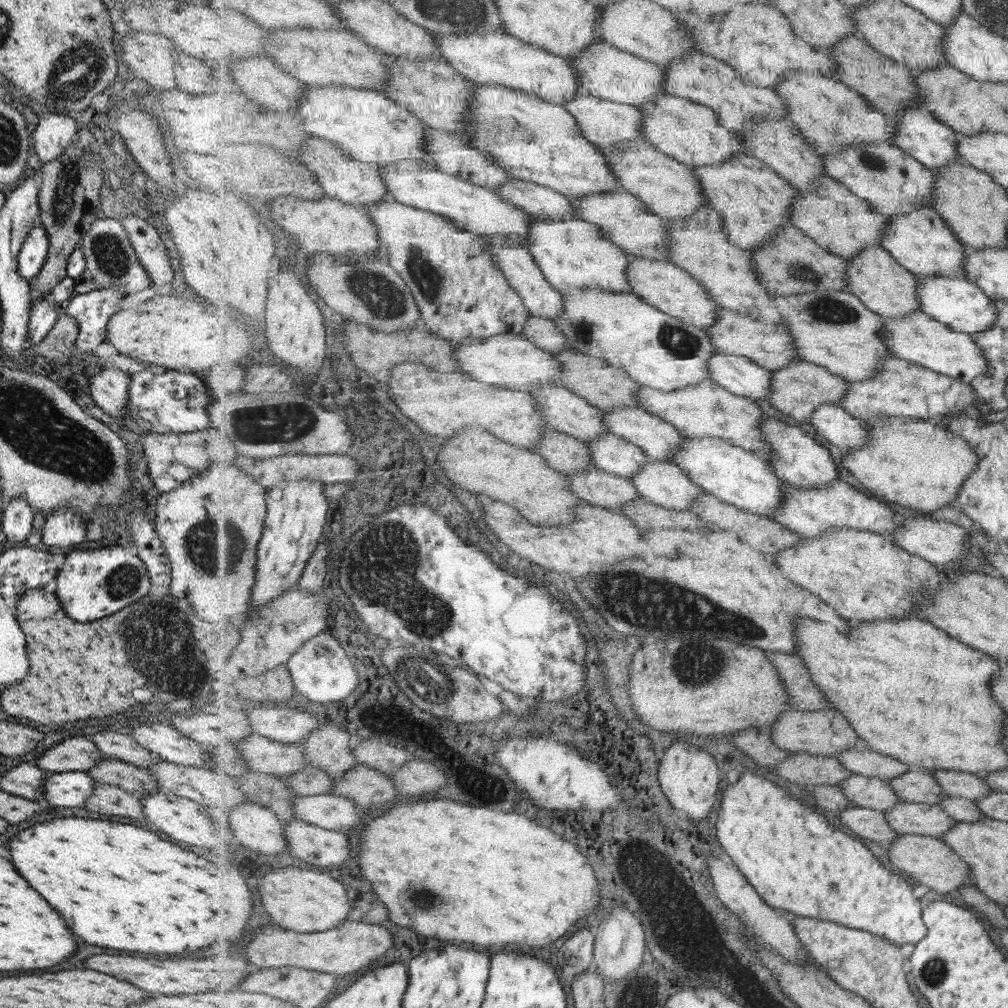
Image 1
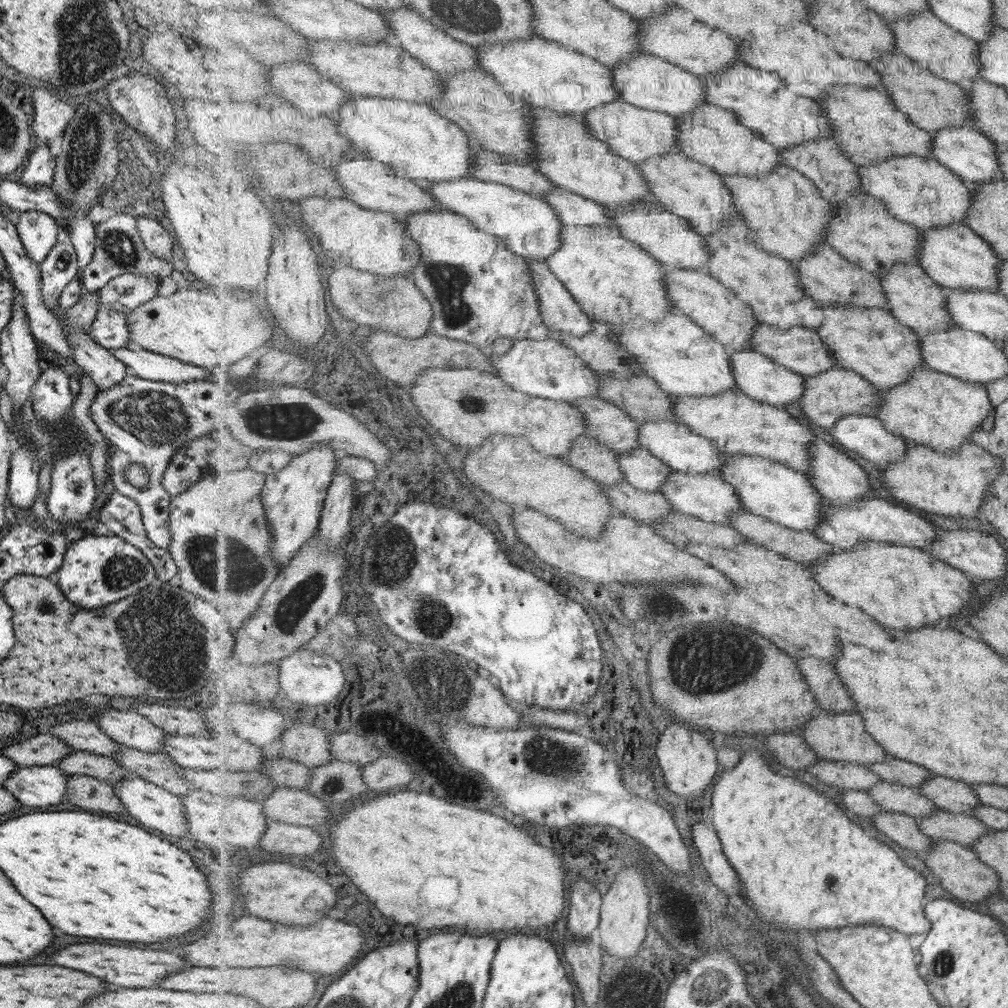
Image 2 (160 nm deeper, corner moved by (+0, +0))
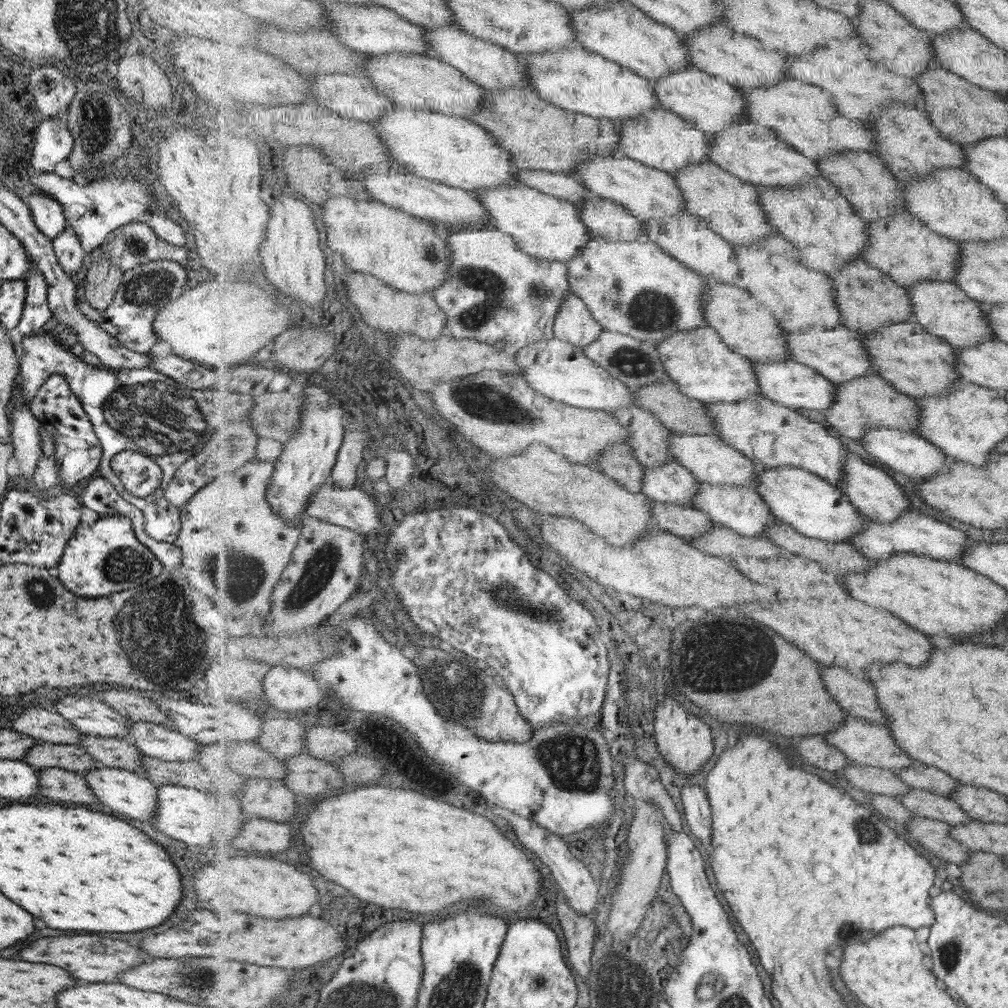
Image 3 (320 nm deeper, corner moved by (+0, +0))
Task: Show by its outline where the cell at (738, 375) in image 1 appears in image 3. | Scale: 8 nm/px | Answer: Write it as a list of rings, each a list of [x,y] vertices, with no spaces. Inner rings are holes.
[[[796,360],[785,362],[754,362],[763,396],[792,409],[828,410],[836,403],[838,384],[818,370]]]

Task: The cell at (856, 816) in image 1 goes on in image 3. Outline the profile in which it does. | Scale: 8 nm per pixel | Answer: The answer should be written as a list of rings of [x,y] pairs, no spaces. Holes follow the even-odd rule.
[[[917,815],[905,827],[911,838],[939,858],[958,864],[968,858],[969,849],[952,837],[952,825],[949,823]]]

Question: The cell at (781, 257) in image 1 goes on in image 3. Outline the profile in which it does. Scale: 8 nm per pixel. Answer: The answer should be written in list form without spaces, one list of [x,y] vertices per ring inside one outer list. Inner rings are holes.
[[[863,258],[848,262],[839,274],[830,275],[834,283],[836,301],[842,312],[843,326],[860,334],[885,328],[897,322],[911,322],[914,304],[907,287],[895,284],[894,280]]]

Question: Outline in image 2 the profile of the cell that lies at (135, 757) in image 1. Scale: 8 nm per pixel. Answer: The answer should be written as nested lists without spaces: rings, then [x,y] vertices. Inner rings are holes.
[[[60,722],[49,727],[48,732],[75,751],[85,751],[104,757],[111,757],[118,751],[119,744],[93,722]]]

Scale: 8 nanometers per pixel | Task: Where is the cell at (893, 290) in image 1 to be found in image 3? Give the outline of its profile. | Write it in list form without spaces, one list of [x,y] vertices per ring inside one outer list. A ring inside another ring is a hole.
[[[925,281],[907,288],[914,304],[911,322],[919,323],[931,334],[944,338],[954,347],[962,348],[996,339],[994,328],[990,325],[981,302],[971,298],[957,283]]]

